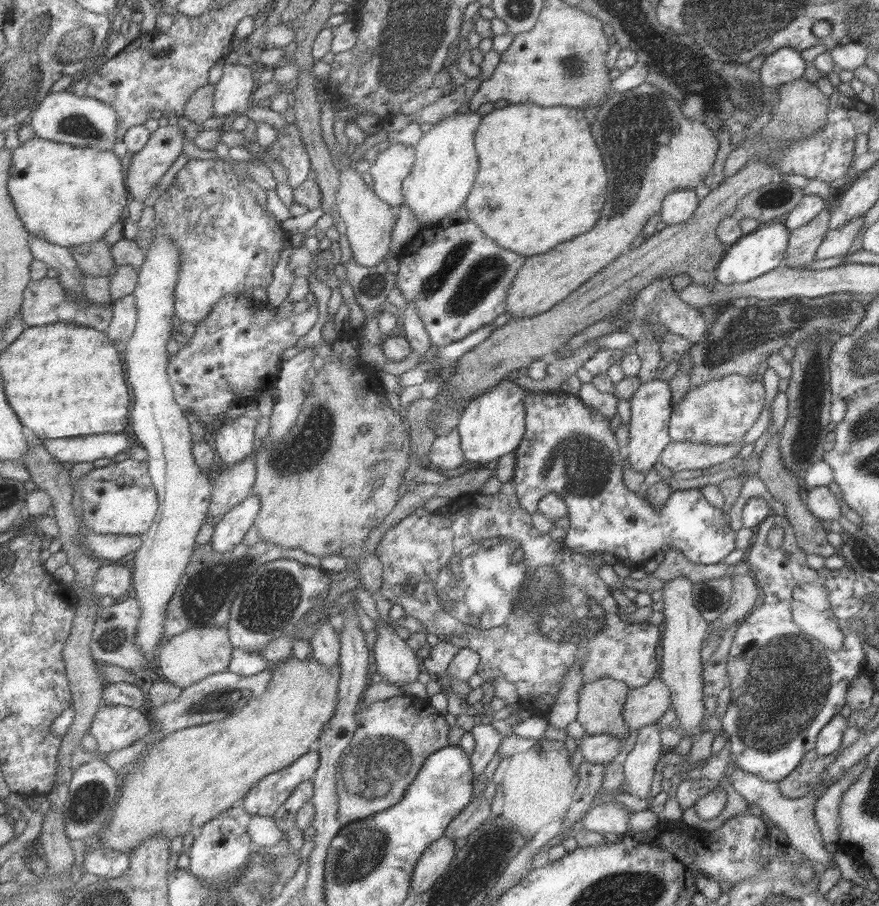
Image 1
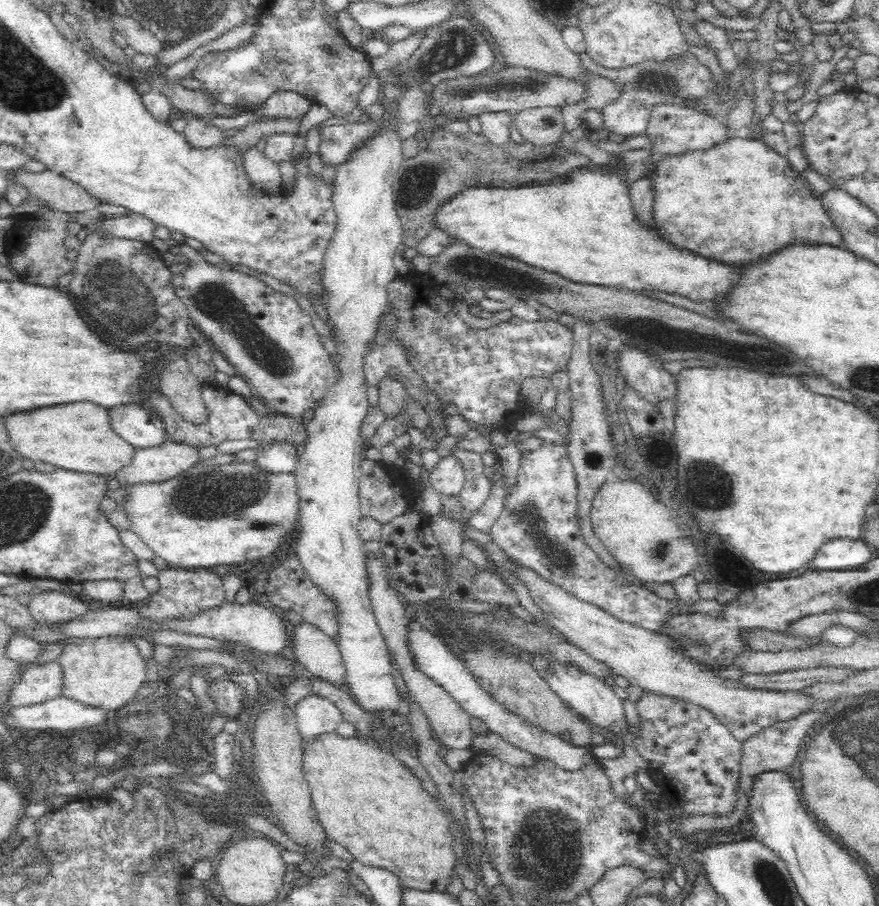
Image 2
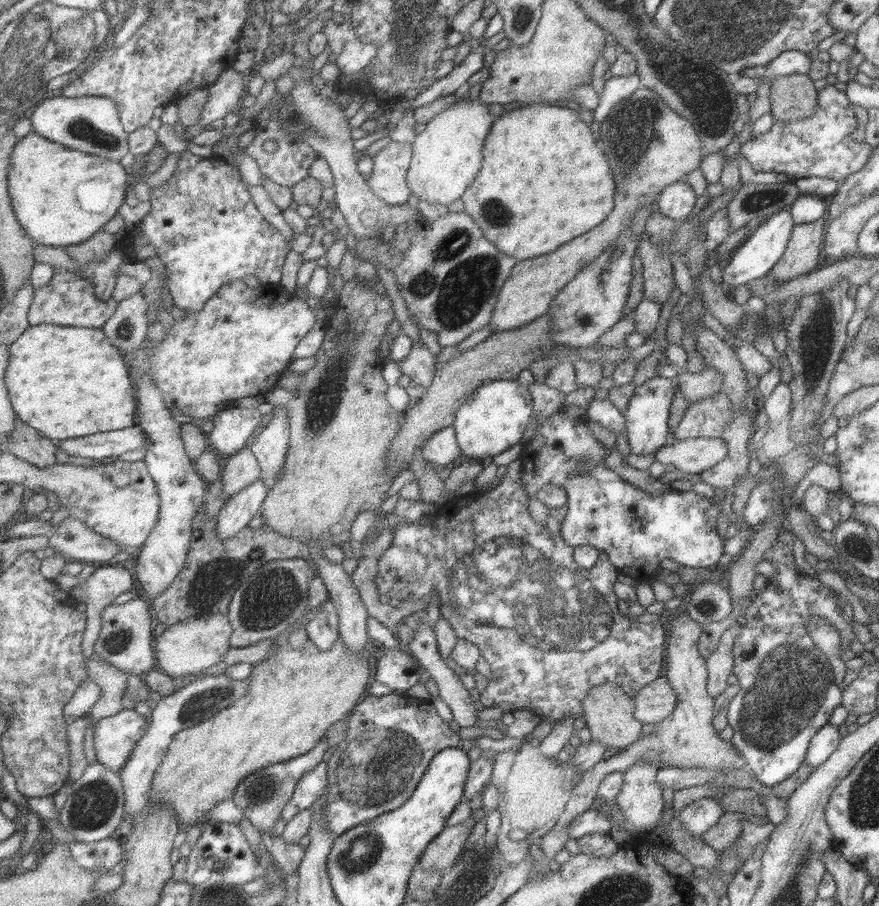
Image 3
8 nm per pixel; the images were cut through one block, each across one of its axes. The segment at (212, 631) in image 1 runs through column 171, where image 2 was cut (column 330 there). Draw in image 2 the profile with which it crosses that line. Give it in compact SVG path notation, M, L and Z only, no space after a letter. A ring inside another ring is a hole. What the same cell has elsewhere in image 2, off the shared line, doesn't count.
M300 623L293 628L294 658L314 676L344 687L346 670L337 643L316 626Z

